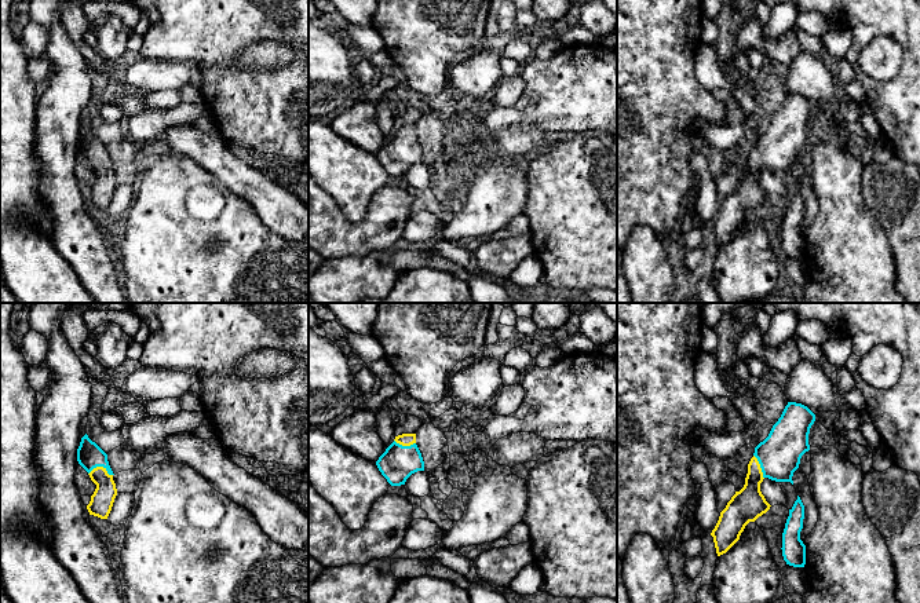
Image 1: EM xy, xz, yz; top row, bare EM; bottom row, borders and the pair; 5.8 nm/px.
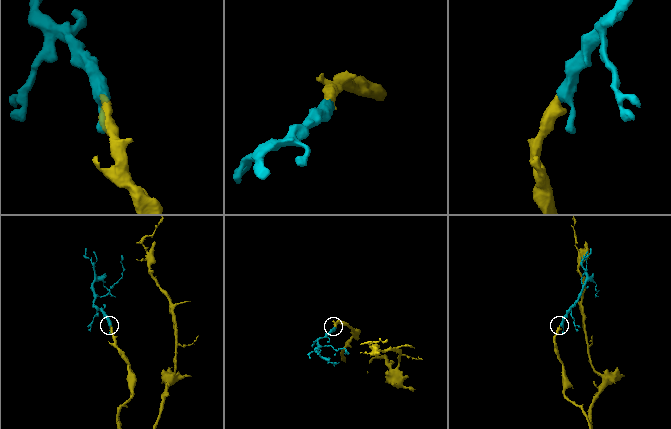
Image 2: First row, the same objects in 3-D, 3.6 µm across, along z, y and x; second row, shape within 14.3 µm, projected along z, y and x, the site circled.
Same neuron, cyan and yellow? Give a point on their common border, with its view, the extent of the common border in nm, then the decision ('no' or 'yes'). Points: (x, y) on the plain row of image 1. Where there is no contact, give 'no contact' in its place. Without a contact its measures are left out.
xy (101, 157) | 140 nm | yes

